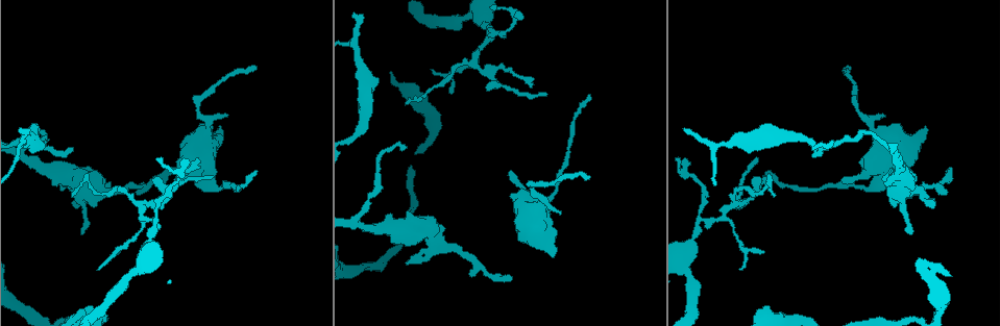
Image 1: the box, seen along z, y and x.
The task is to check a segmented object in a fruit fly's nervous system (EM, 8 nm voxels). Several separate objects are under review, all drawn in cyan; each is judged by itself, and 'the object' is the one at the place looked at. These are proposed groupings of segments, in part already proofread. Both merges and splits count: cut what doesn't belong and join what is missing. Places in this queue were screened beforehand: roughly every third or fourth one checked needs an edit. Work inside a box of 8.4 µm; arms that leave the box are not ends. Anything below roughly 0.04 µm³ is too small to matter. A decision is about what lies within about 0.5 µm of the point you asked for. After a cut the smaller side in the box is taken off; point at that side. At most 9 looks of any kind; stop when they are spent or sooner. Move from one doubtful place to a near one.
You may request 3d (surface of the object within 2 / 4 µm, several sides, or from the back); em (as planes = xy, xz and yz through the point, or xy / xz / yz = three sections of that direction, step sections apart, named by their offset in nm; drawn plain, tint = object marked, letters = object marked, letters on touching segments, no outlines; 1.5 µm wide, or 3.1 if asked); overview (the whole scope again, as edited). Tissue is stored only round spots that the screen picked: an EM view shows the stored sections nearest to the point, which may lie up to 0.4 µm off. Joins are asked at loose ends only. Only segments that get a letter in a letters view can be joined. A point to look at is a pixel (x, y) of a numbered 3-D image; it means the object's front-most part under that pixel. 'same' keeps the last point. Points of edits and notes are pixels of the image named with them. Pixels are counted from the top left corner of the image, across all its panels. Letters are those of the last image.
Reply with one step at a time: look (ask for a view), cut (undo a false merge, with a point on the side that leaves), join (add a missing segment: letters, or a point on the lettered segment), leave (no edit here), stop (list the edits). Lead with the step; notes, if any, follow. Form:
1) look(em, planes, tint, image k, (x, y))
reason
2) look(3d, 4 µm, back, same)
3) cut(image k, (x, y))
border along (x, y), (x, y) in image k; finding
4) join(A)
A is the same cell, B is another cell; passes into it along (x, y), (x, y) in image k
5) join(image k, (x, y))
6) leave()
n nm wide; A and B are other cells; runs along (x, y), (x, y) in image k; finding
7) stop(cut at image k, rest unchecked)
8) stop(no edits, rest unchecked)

look(3d, 2 µm, image 1, (119, 253))

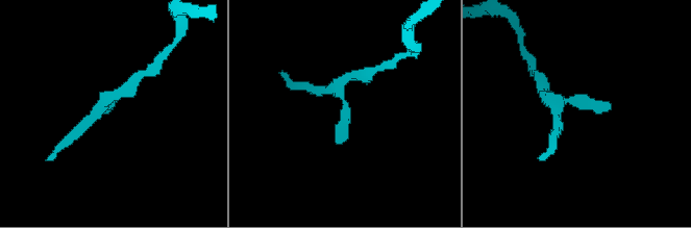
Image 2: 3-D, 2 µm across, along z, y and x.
look(em, xz, step 4, letters, image 2, (609, 104))

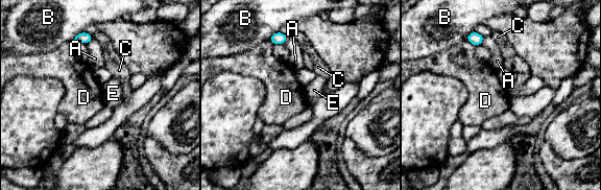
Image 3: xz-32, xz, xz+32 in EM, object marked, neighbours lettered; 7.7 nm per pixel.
look(em, planes, letters, same)
another direction

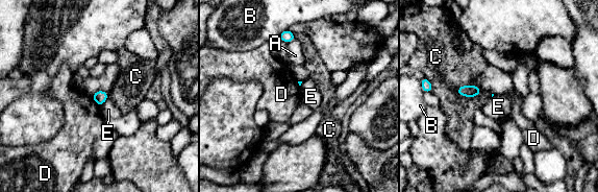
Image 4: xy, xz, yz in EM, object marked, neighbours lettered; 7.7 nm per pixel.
leave()
A, B, C, D and E are other cells; border along (108, 97), (100, 106) in image 4; none of them fits

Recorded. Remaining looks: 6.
look(em, planes, letters, image 1, (406, 103))
an open end

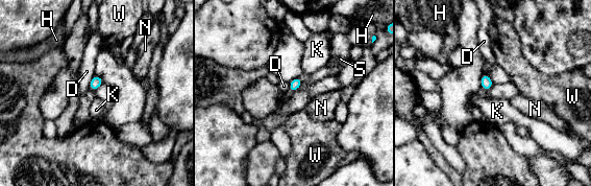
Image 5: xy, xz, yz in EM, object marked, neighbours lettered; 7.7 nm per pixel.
leave()
D touches over 130 nm; D, H, K, N, S and W are other cells; border along (94, 74), (89, 89) in image 5; no lettered segment goes on from it

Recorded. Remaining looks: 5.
look(em, planes, letters, image 1, (213, 177))
an open end

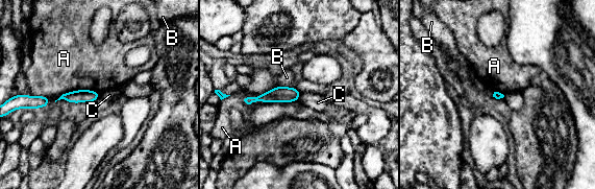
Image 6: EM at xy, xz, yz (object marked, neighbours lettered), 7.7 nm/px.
leave()
A, B and C are other cells; runs along (296, 93), (275, 94), (248, 100) in image 6; none of them fits

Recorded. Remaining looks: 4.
look(em, xz, step 8, tint, image 1, (220, 130))

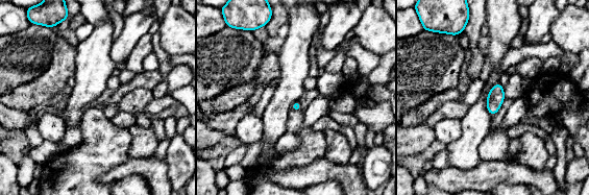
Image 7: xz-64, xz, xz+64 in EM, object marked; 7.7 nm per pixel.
look(em, yz, step 4, letters, same)
cut it another way

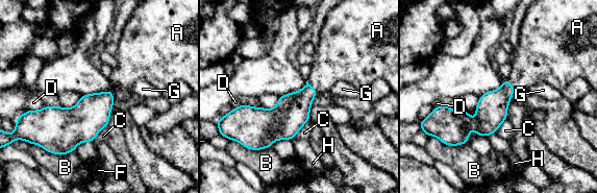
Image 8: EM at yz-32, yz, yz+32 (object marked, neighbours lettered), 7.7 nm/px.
join(A)
240 nm wide; A is the same cell, B, C, D, F, G and H are other cells; passes into it along (292, 111), (312, 86), (333, 62) in image 8; it goes on there

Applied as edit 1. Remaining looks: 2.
stop(join at image 8, rest unchecked)

